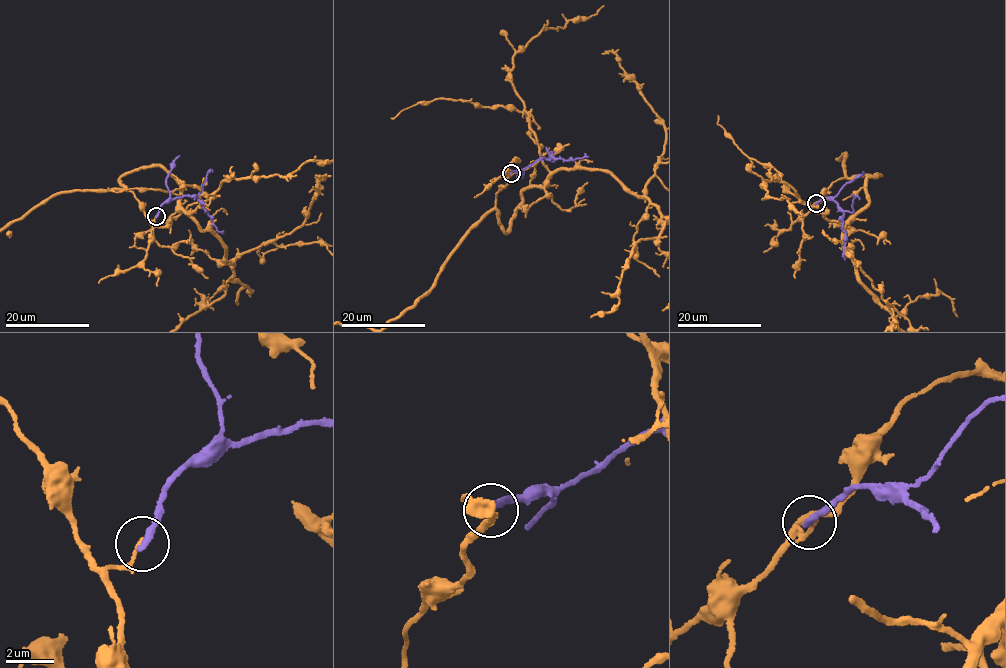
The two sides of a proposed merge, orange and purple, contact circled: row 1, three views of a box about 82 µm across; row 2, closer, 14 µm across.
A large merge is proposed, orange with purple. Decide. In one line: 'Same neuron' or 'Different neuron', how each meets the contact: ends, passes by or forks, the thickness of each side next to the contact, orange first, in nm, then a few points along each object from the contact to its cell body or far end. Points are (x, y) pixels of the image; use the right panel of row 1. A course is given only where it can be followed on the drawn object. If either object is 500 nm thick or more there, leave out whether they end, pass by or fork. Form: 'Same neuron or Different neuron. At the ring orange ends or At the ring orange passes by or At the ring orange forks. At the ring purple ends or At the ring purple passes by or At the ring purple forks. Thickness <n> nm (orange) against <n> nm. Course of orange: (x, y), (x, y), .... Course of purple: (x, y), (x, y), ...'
Different neuron. At the ring orange ends. At the ring purple ends. Thickness 150 nm (orange) against 280 nm. Course of purple: (816, 204), (827, 197), (841, 207), (846, 238), (845, 260)

